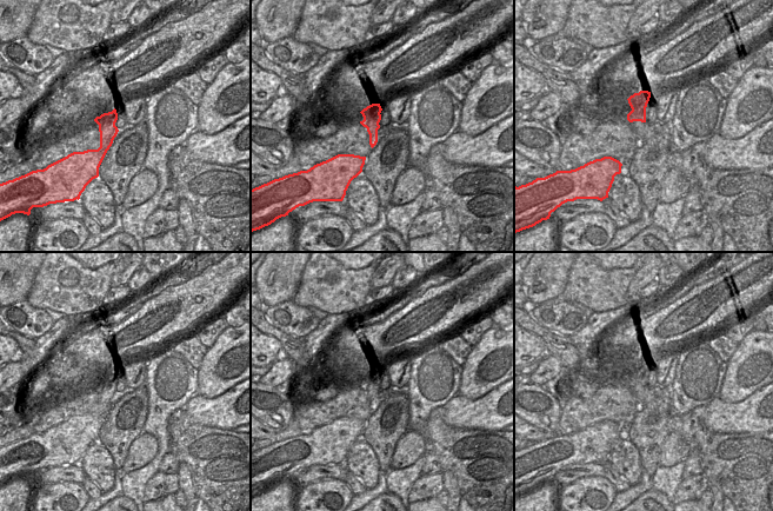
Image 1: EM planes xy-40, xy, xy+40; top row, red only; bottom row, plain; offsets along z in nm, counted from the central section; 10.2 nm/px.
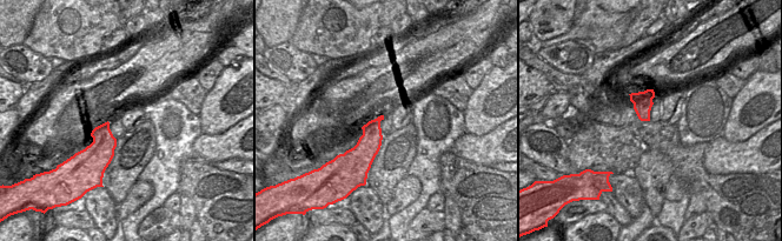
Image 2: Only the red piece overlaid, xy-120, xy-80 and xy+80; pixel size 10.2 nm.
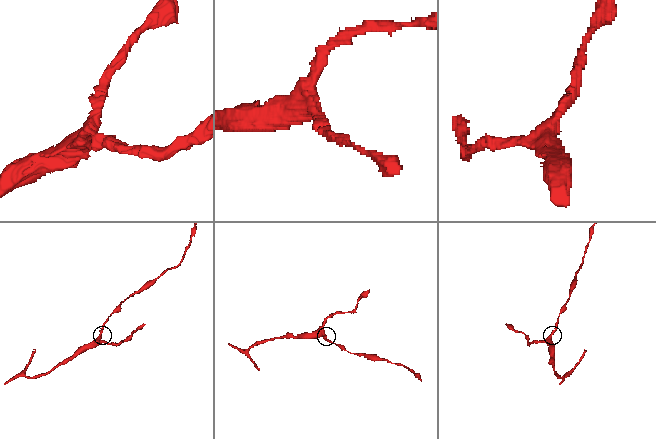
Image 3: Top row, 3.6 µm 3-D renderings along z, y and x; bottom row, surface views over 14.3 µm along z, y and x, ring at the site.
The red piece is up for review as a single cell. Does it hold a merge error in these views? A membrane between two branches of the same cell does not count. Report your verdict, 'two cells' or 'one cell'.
one cell

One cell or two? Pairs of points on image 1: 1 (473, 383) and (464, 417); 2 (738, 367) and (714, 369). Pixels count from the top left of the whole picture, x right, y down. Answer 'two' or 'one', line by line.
1: two
2: two

